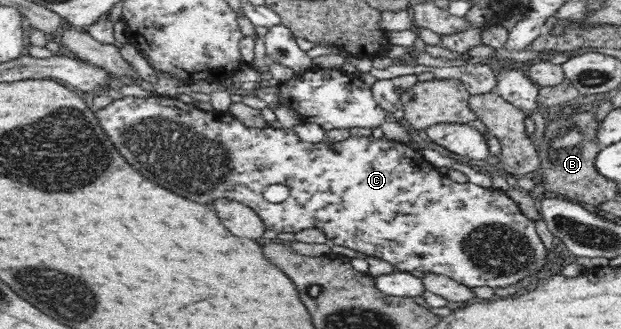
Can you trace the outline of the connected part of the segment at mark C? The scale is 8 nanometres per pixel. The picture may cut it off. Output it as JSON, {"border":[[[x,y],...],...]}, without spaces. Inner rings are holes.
{"border":[[[161,96],[159,99],[155,97],[148,97],[147,99],[138,99],[134,97],[124,97],[123,99],[113,100],[107,106],[98,109],[96,114],[98,122],[102,124],[102,128],[106,130],[106,134],[110,136],[110,140],[114,142],[114,147],[118,148],[120,154],[134,168],[138,168],[146,178],[154,180],[156,184],[186,196],[190,200],[199,203],[210,205],[211,202],[218,197],[225,199],[234,199],[242,204],[251,208],[258,216],[259,219],[265,224],[265,228],[275,230],[276,232],[300,232],[305,228],[320,228],[329,238],[329,243],[340,244],[340,246],[347,246],[354,251],[362,252],[362,254],[377,256],[389,262],[395,268],[400,270],[419,270],[420,272],[431,272],[450,277],[452,280],[464,286],[506,286],[512,284],[526,274],[536,274],[544,264],[550,264],[551,254],[544,249],[544,243],[538,237],[534,229],[534,221],[528,219],[518,204],[506,194],[504,191],[494,189],[494,187],[485,188],[480,185],[473,184],[468,181],[465,183],[454,182],[452,179],[440,175],[436,168],[425,161],[420,155],[419,151],[410,147],[406,143],[397,142],[394,140],[383,140],[374,137],[350,137],[346,140],[331,144],[323,141],[316,144],[311,142],[304,142],[298,136],[298,133],[291,129],[272,129],[266,128],[248,128],[247,125],[242,124],[240,120],[234,118],[229,112],[216,111],[203,112],[190,103],[182,103],[174,97]],[[270,184],[282,184],[288,188],[288,197],[280,202],[269,202],[264,198],[264,192]]]}

